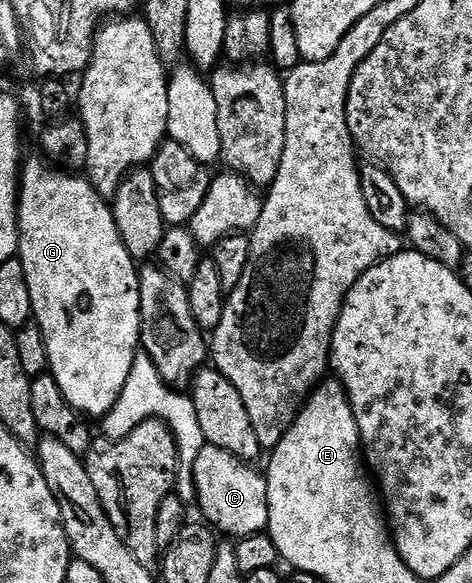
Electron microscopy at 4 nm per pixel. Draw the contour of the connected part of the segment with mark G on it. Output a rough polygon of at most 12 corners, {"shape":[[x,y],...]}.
{"shape":[[26,158],[17,255],[82,417],[139,353],[139,267],[88,178]]}

